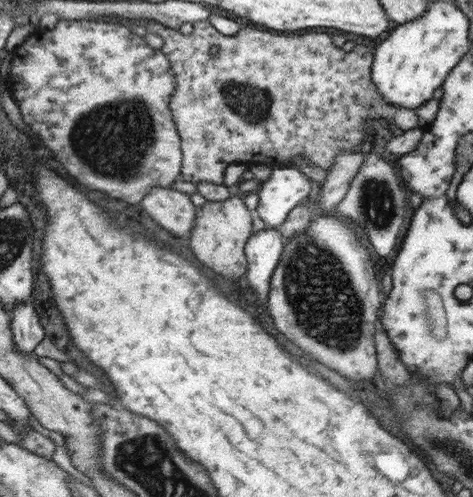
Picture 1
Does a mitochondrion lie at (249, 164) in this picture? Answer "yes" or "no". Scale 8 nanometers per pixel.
no

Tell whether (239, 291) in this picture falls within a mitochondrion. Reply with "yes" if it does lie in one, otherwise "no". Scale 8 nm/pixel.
no

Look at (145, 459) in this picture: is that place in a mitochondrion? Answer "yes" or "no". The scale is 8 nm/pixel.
yes

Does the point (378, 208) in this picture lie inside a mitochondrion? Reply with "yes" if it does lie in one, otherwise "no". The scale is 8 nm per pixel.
yes

